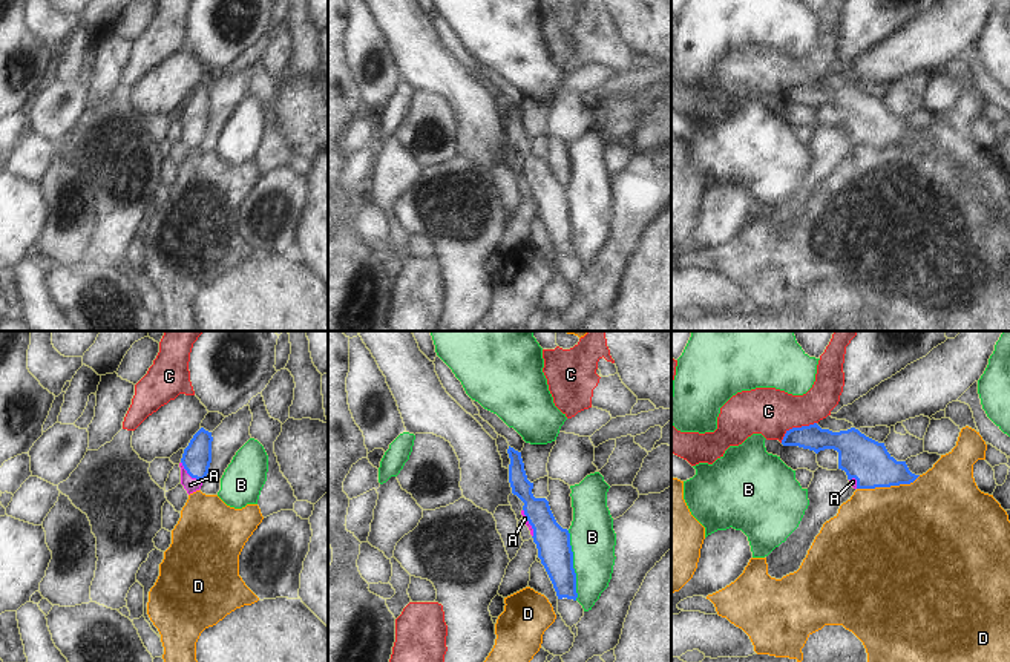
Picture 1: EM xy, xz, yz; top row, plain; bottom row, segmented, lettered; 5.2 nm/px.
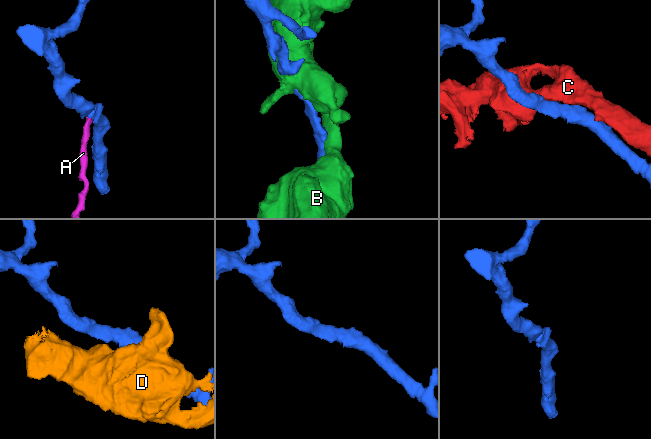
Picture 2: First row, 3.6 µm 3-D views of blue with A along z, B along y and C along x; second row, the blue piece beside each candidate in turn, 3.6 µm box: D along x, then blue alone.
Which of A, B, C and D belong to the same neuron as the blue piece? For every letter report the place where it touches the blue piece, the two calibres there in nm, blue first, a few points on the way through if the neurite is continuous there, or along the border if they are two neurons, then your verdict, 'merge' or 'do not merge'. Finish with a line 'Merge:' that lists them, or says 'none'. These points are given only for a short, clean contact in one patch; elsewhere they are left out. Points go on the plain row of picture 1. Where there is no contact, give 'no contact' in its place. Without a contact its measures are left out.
A: meets blue in xy at (190, 132); 150 nm thick on the blue side, 80 nm on the other; runs through xy (196, 114), (190, 132), (190, 141); merge
B: meets blue in xz at (572, 222); 180 nm thick on the blue side, 240 nm on the other; do not merge
C: meets blue in yz at (796, 85); 140 nm thick on the blue side, 260 nm on the other; do not merge
D: meets blue in yz at (888, 143); 220 nm thick on the blue side, 500 nm on the other; do not merge
Merge: A

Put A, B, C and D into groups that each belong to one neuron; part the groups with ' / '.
A / B / C / D

